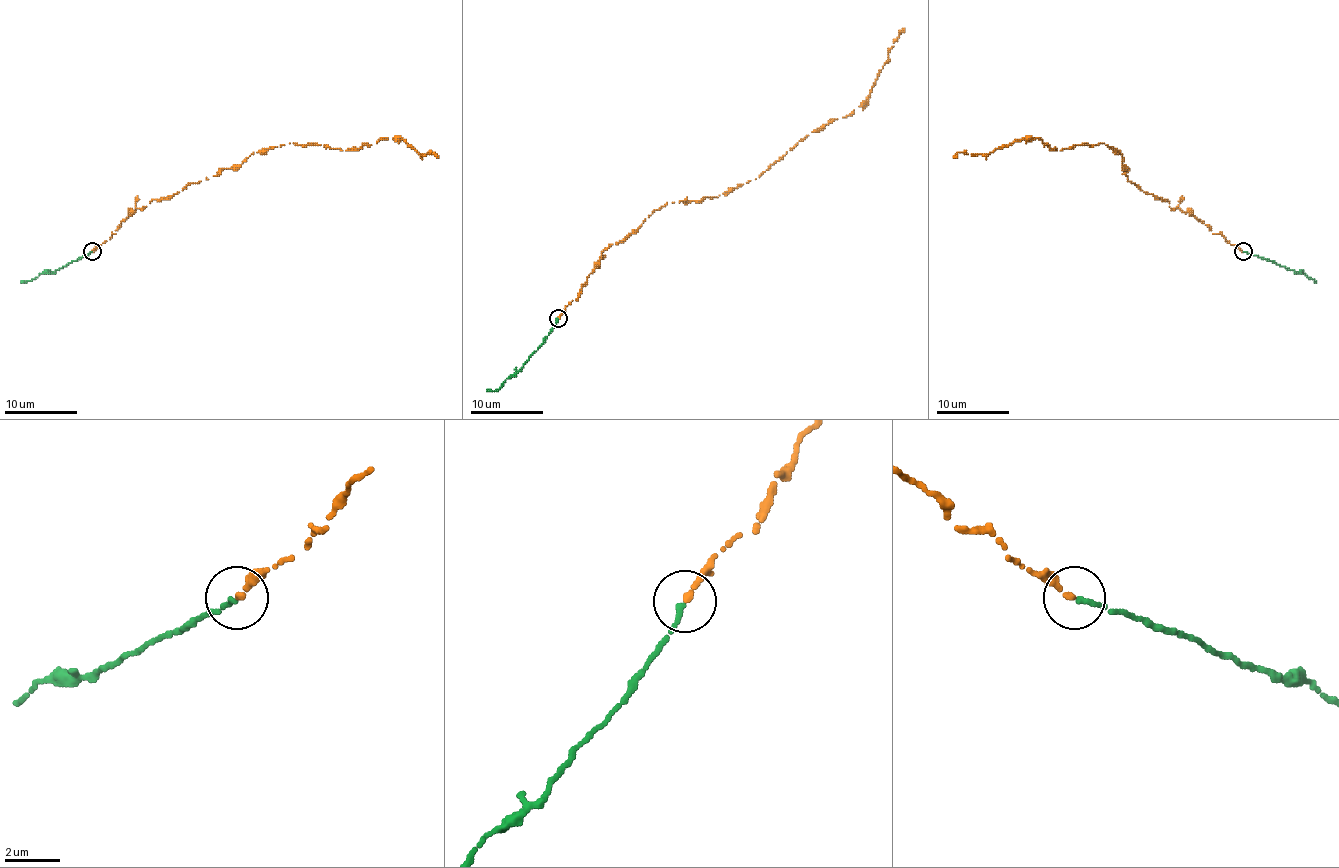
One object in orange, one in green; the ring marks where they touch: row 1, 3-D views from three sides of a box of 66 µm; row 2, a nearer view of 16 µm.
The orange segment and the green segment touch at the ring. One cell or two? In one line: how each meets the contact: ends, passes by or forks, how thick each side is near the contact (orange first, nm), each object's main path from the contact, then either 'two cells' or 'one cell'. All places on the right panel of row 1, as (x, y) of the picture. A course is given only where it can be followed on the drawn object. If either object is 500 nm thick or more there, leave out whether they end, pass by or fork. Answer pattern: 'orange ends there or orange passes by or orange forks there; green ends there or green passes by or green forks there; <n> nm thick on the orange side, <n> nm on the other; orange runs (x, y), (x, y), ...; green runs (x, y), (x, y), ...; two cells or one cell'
orange ends there; green ends there; 200 nm thick on the orange side, 190 nm on the other; orange runs (1243, 252), (1127, 181), (1122, 154), (1104, 143), (1053, 150), (1038, 137), (1024, 137), (989, 154), (953, 157); green runs (1243, 252), (1301, 272), (1316, 281); one cell

